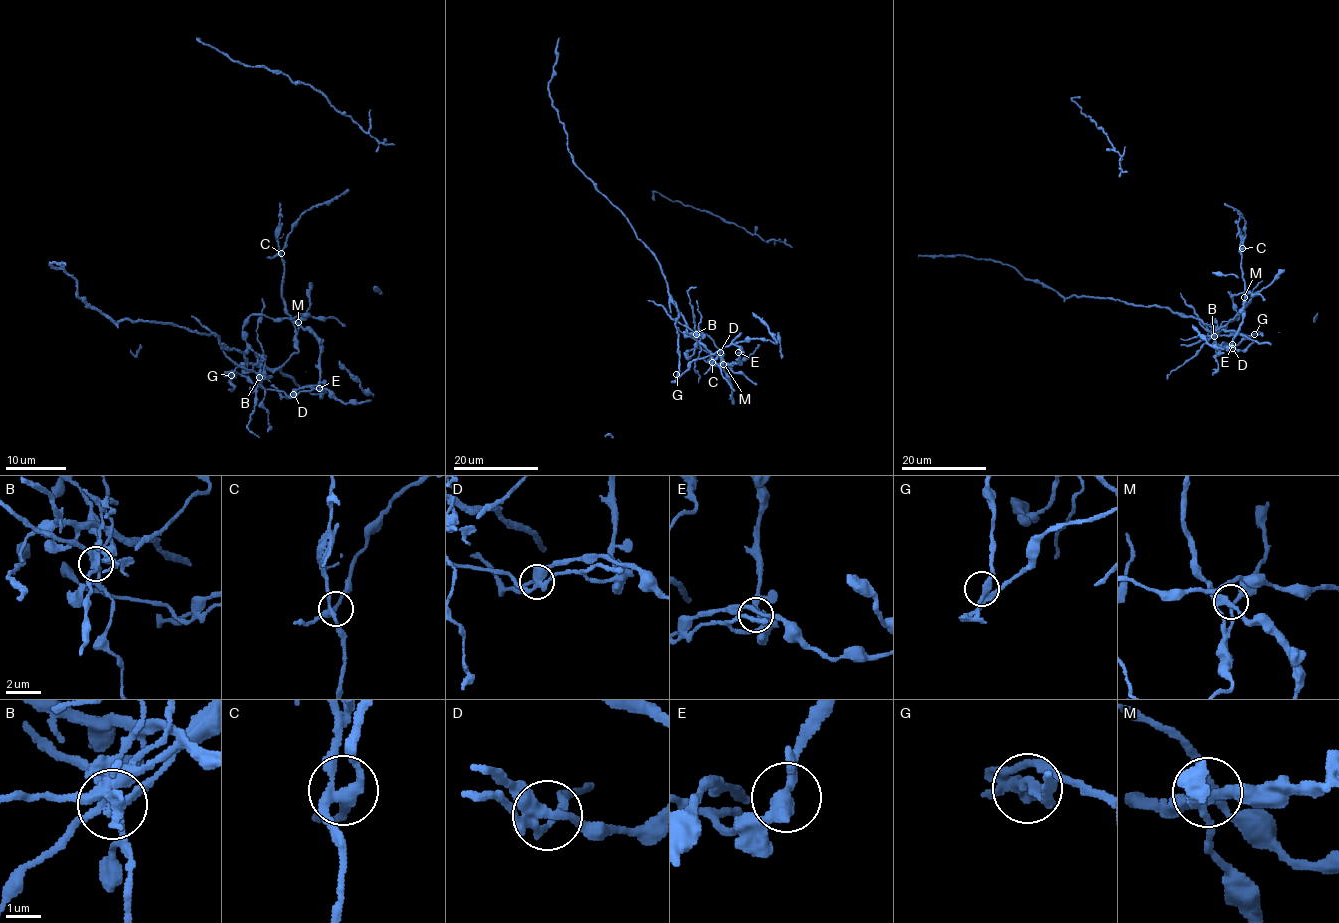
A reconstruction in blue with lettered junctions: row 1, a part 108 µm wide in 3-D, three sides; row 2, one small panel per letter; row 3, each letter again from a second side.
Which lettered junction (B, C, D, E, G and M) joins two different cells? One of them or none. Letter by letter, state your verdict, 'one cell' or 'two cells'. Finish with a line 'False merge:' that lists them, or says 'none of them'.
B: two cells
C: one cell
D: one cell
E: one cell
G: one cell
M: one cell
False merge: B

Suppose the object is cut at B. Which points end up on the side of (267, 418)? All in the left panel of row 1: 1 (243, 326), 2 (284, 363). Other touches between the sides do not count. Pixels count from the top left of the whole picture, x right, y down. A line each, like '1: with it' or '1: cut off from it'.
1: cut off from it
2: cut off from it

